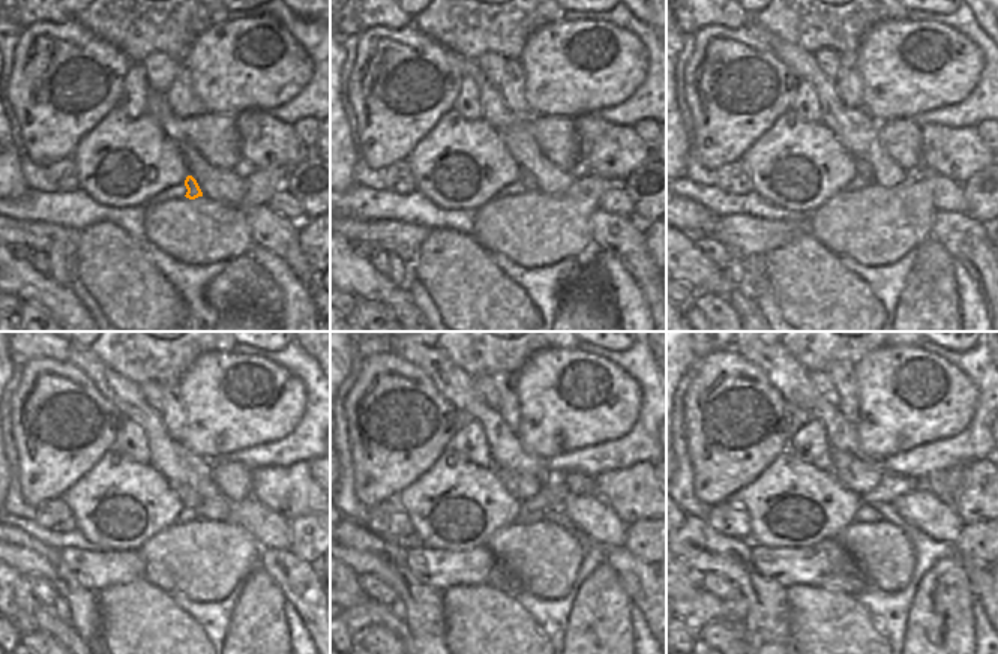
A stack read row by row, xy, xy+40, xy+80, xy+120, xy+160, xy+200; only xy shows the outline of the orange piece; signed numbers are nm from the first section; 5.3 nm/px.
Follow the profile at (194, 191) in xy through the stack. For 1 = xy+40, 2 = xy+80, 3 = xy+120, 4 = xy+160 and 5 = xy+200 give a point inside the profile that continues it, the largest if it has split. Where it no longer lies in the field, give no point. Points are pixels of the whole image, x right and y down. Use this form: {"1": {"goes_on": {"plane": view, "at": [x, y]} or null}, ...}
{"1": {"goes_on": {"plane": "xy+40", "at": [526, 177]}}, "2": {"goes_on": {"plane": "xy+80", "at": [863, 170]}}, "3": {"goes_on": {"plane": "xy+120", "at": [189, 498]}}, "4": {"goes_on": {"plane": "xy+160", "at": [521, 486]}}, "5": {"goes_on": {"plane": "xy+200", "at": [860, 476]}}}

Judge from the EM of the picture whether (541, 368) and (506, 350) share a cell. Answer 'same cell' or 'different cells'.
different cells

